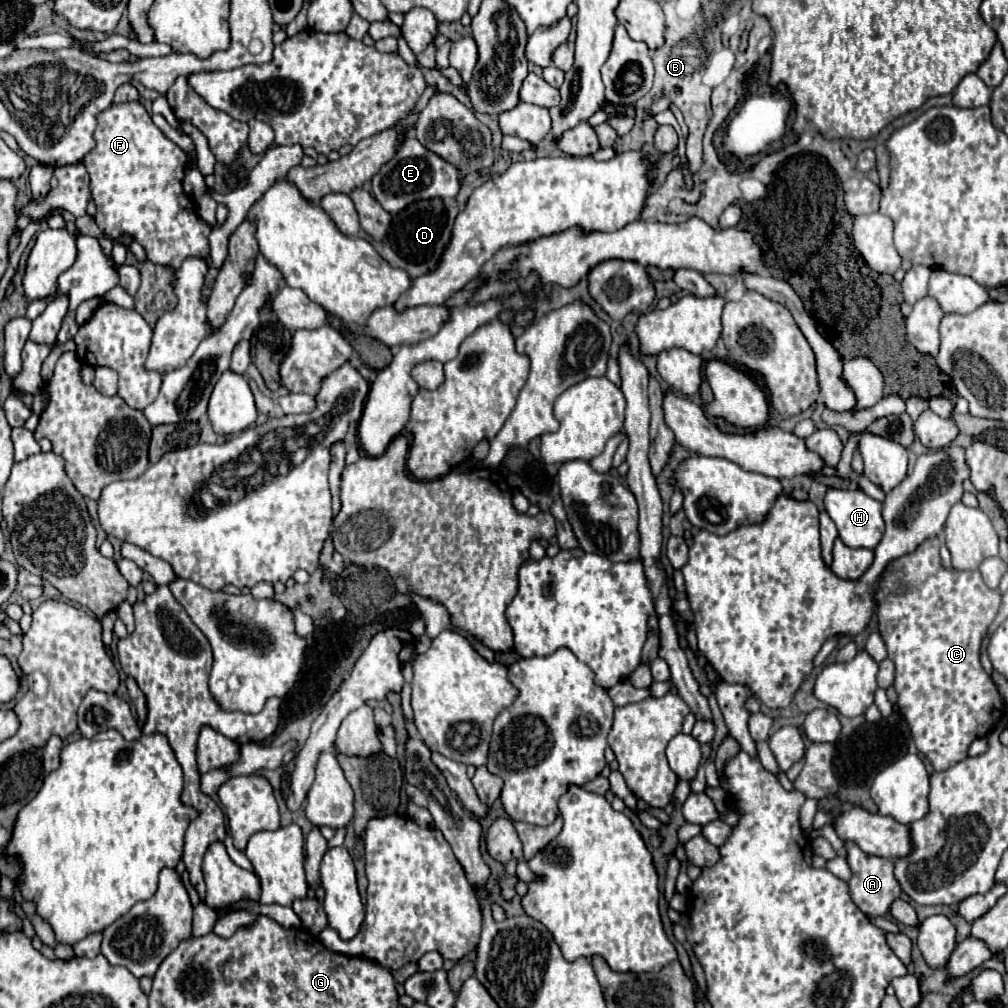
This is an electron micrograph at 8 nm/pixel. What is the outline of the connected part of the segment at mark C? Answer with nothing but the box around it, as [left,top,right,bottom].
[875,538,1005,772]

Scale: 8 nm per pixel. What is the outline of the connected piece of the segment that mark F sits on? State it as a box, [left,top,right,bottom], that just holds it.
[83,102,211,270]

